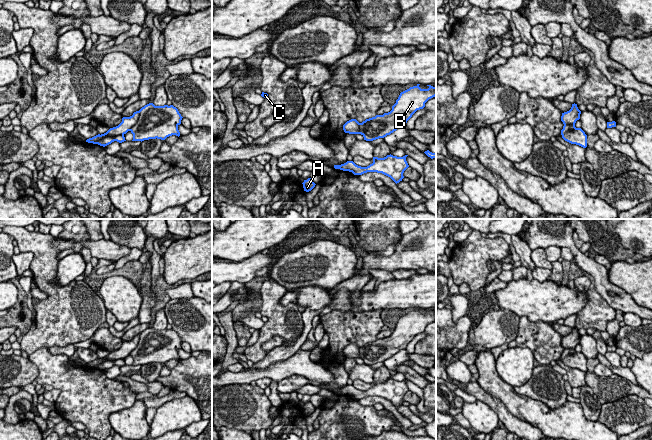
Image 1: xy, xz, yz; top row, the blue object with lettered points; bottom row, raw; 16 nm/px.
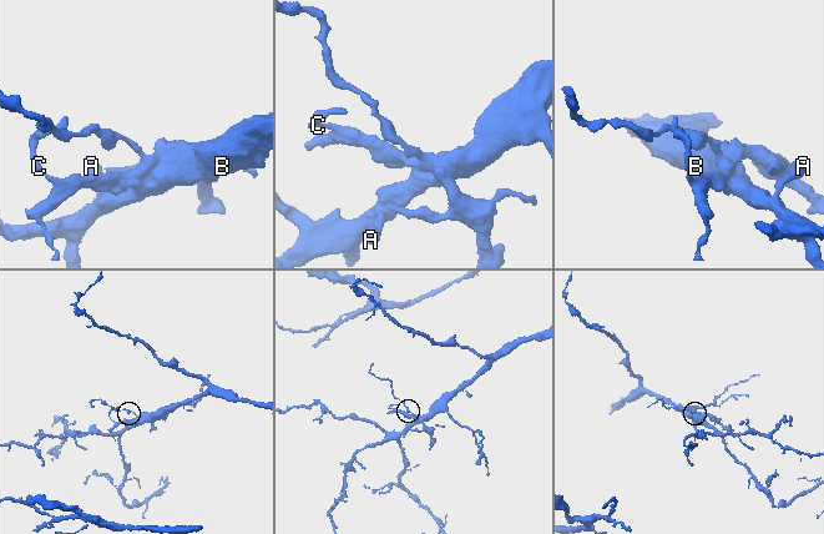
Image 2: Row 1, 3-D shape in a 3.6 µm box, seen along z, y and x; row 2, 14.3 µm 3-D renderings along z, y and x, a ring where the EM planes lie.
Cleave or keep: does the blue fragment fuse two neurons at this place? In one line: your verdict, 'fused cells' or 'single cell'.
single cell

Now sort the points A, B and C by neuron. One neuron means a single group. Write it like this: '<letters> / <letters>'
A B C

